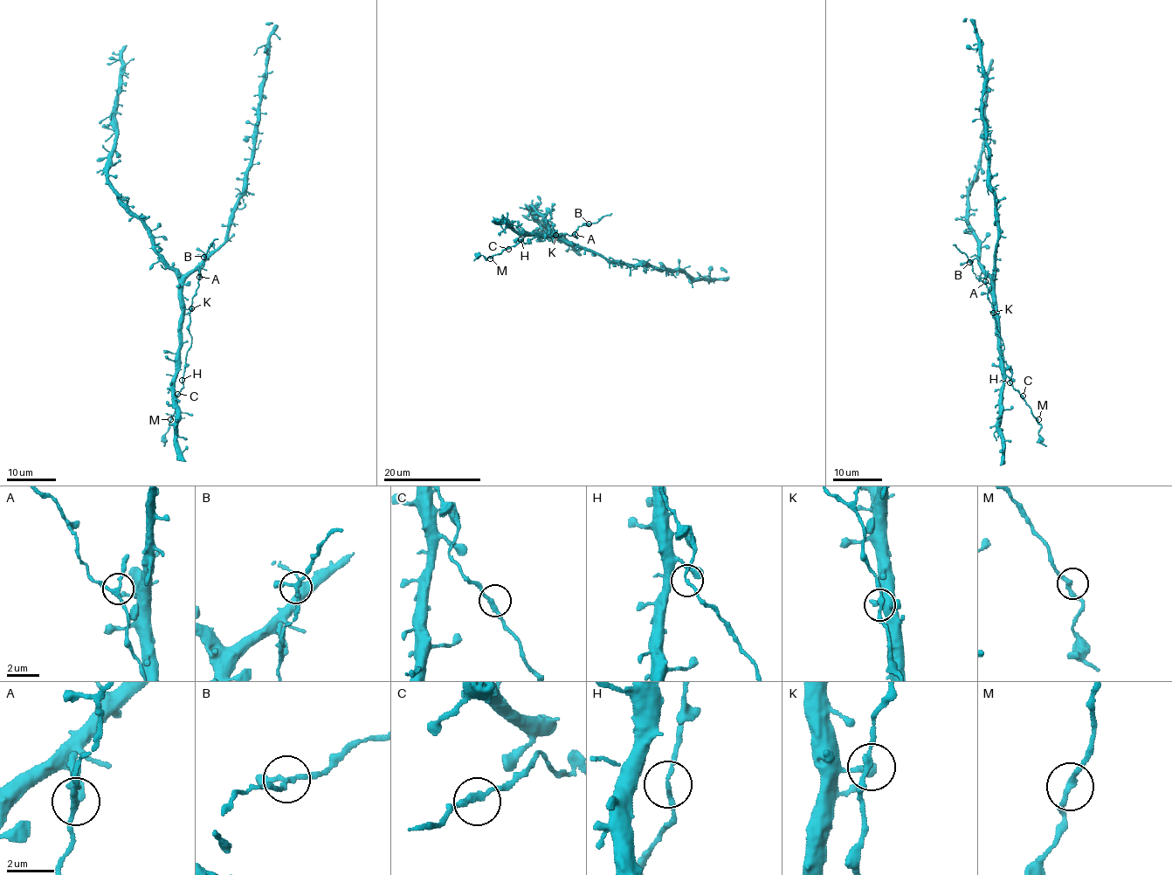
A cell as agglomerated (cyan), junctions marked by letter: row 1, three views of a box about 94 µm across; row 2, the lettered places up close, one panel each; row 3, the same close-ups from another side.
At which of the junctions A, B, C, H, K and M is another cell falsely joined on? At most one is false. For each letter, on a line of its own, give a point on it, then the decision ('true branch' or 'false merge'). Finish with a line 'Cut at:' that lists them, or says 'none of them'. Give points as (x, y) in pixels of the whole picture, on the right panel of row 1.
A: place (985, 281); true branch
B: place (969, 262); true branch
C: place (1023, 396); true branch
H: place (1009, 382); true branch
K: place (993, 313); true branch
M: place (1038, 419); true branch
Cut at: none of them

